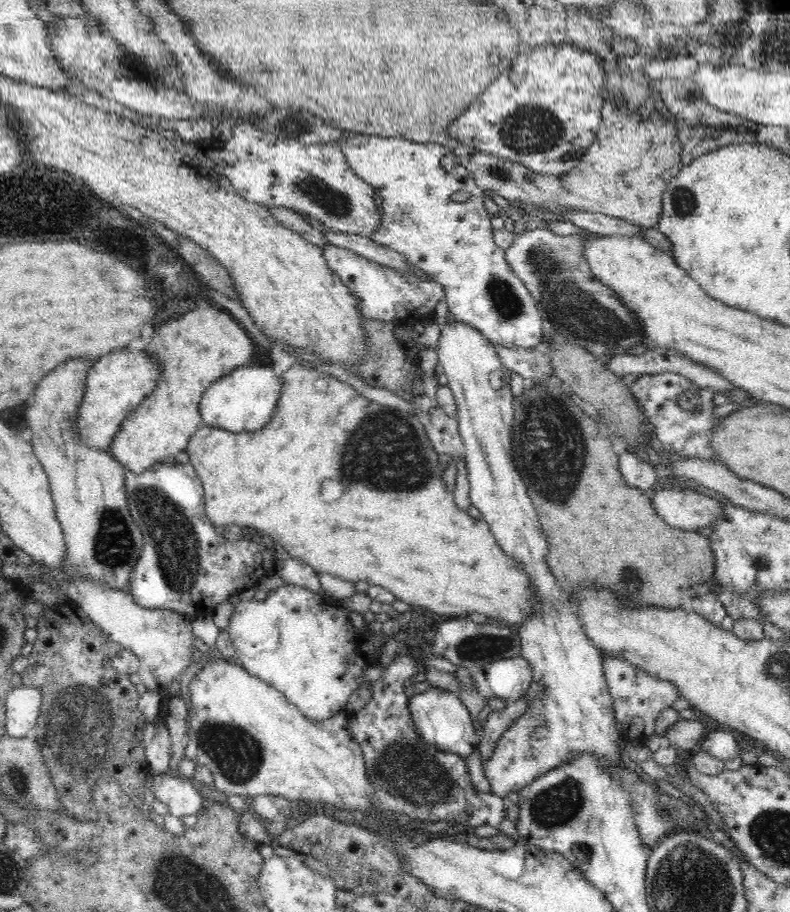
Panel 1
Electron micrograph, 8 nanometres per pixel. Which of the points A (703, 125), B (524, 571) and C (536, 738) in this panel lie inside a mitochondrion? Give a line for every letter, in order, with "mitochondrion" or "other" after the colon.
A: mitochondrion
B: other
C: mitochondrion

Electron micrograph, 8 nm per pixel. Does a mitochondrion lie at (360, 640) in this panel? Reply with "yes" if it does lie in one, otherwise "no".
no

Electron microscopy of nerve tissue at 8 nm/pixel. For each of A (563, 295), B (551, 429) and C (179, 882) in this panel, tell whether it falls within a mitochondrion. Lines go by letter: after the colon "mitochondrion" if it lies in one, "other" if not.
A: mitochondrion
B: mitochondrion
C: mitochondrion

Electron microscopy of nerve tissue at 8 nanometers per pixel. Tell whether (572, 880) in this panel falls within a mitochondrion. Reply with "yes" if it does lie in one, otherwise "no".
no

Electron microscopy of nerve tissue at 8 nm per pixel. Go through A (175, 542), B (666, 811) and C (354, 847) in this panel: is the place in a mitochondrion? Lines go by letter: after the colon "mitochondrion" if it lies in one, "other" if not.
A: mitochondrion
B: mitochondrion
C: other

